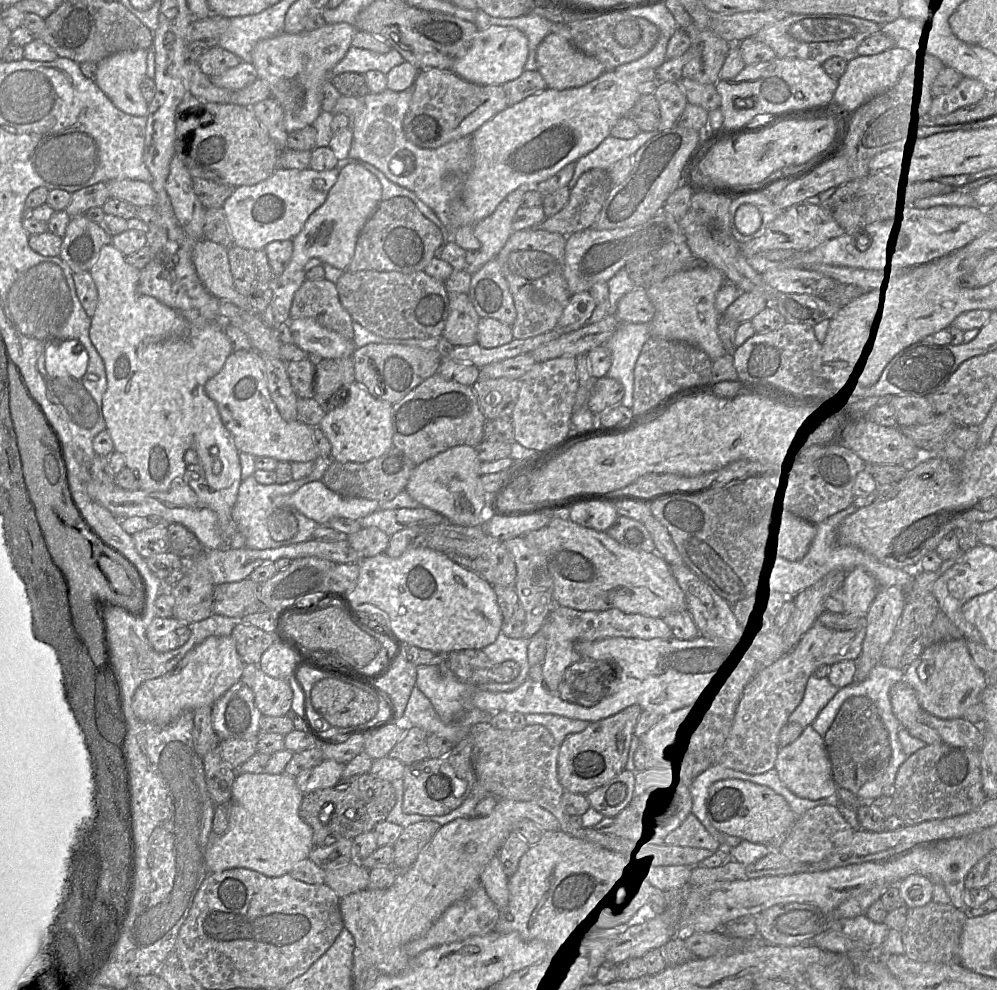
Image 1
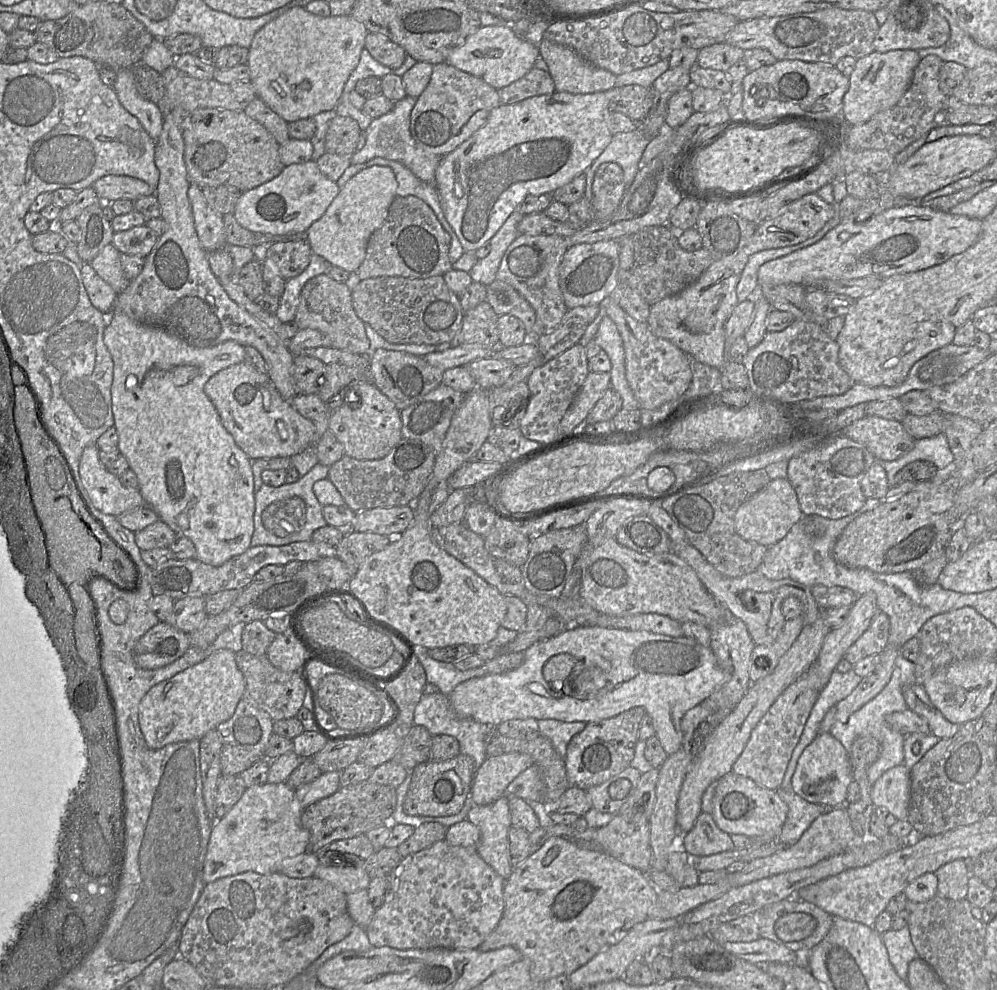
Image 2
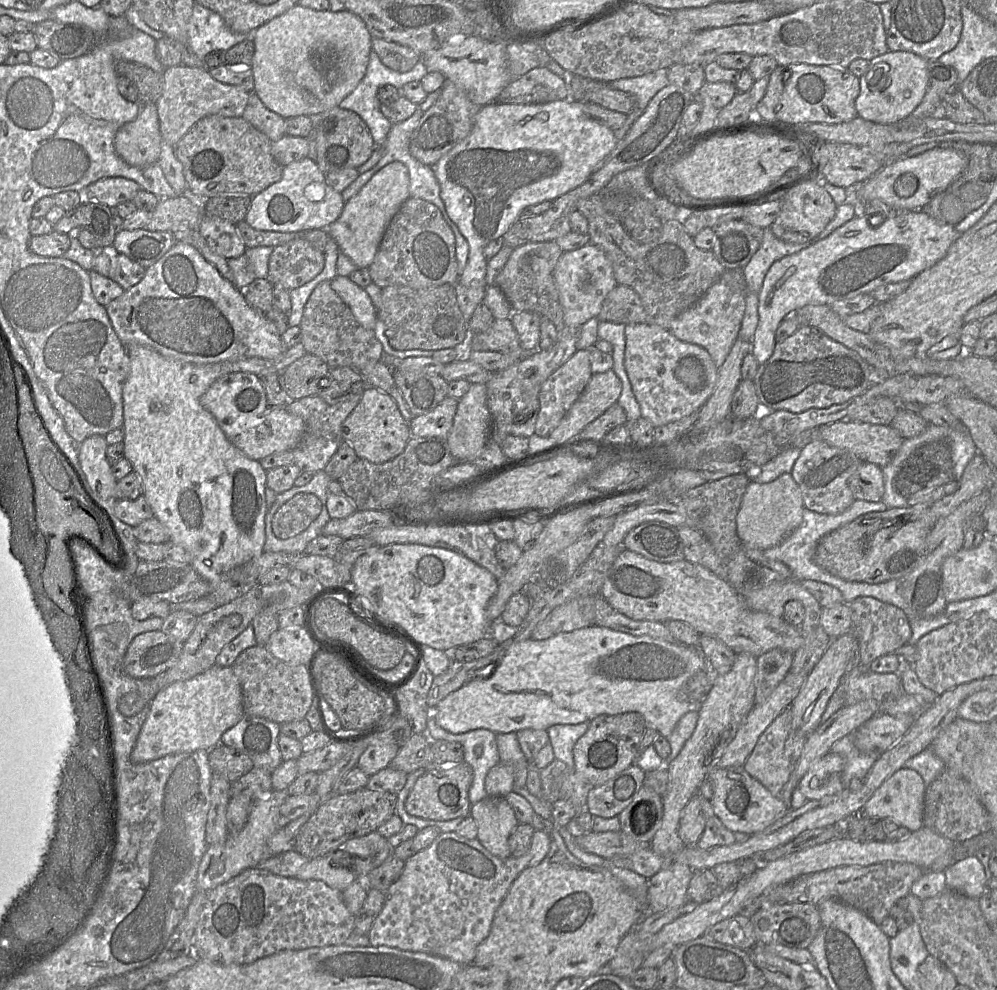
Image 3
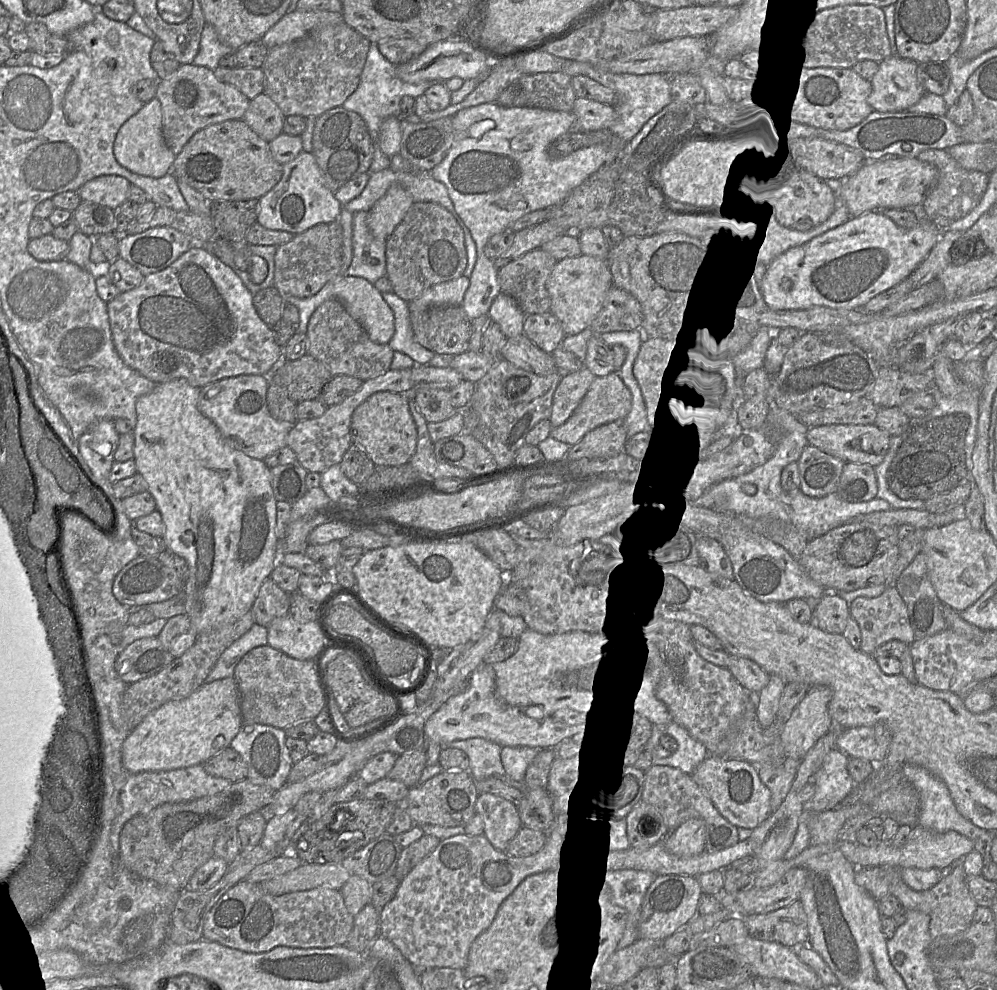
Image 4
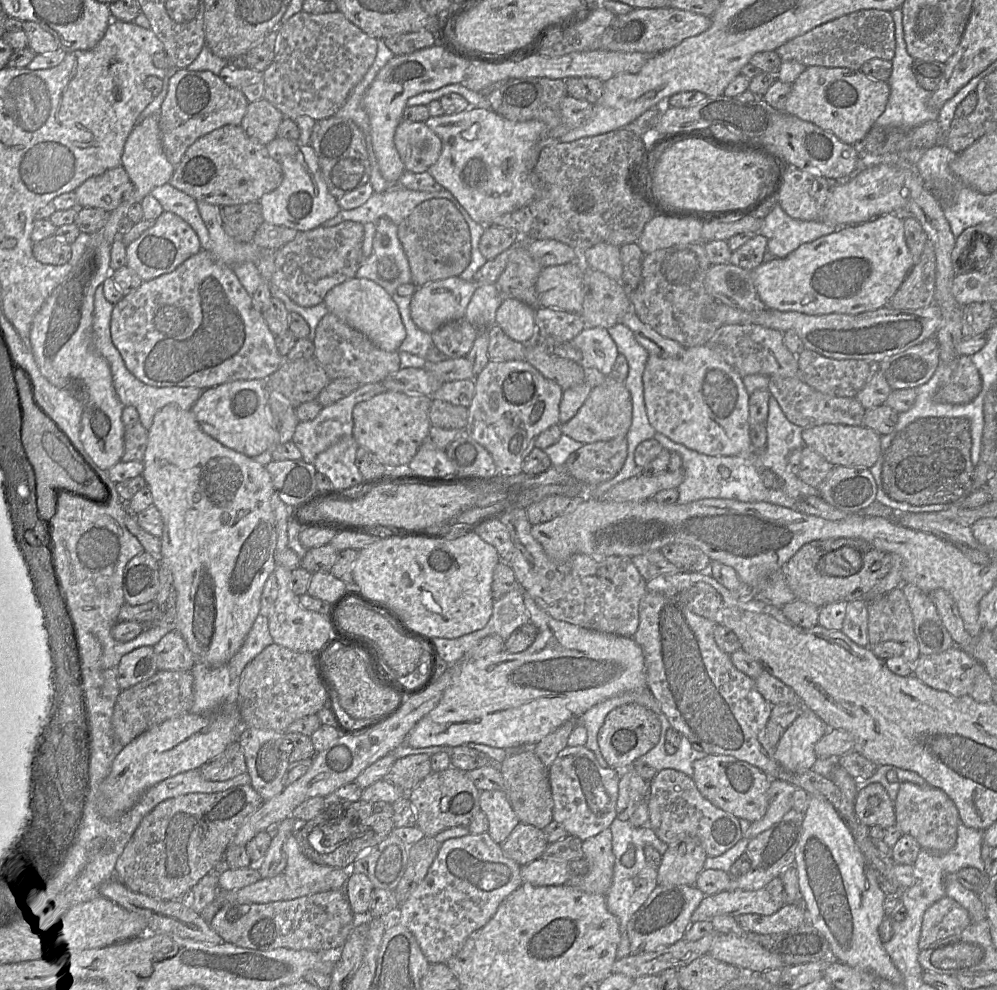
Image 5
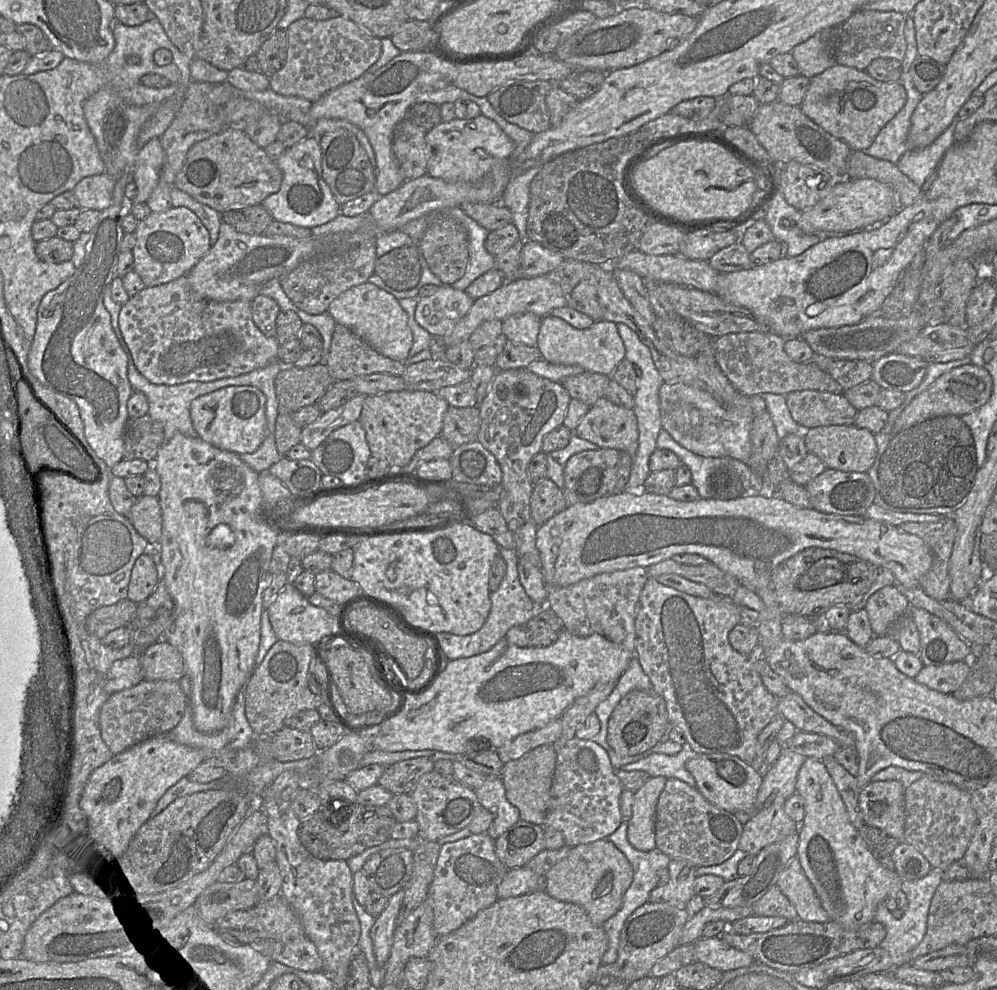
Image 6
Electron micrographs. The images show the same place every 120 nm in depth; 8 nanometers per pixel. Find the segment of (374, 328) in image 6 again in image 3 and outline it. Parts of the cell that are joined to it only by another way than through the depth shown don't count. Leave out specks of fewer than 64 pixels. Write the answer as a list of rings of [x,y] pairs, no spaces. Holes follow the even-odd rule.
[[[337,275],[331,281],[332,289],[348,305],[355,319],[368,330],[374,330],[378,320],[377,311],[366,290],[349,279]]]

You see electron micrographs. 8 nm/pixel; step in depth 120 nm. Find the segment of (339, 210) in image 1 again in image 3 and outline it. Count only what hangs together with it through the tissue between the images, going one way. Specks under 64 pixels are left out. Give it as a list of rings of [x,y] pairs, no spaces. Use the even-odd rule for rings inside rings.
[[[391,162],[379,171],[347,202],[340,216],[327,227],[339,251],[359,268],[367,268],[373,261],[391,219],[403,202],[409,198],[409,175],[400,162]]]

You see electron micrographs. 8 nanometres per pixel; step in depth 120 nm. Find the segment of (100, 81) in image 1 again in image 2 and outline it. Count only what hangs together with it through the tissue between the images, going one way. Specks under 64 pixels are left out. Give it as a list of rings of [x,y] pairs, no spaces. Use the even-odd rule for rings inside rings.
[[[130,68],[116,70],[113,89],[121,105],[135,116],[153,140],[157,140],[163,128],[164,116],[157,104],[144,99],[137,91]]]

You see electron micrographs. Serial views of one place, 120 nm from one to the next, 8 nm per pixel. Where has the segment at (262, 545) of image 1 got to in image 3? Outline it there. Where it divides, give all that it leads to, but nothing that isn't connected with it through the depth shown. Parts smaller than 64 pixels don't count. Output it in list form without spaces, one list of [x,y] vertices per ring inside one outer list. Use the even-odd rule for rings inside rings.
[[[324,470],[317,471],[306,485],[293,486],[277,494],[265,518],[265,552],[305,553],[307,544],[322,534],[323,527],[331,519],[326,508],[330,480],[331,478]]]

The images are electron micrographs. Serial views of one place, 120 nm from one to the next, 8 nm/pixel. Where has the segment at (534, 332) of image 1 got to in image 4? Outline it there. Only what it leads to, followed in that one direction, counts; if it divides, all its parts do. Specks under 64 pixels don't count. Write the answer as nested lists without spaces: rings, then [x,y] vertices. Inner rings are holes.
[[[541,248],[528,251],[497,270],[501,292],[511,296],[526,315],[550,312],[546,281],[556,262]]]

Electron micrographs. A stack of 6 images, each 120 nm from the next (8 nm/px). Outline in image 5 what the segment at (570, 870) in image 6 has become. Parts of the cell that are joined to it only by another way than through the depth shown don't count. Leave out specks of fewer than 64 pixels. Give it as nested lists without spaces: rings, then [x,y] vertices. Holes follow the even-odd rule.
[[[610,828],[583,841],[582,850],[588,872],[572,876],[567,884],[588,893],[606,895],[612,884],[615,863]]]

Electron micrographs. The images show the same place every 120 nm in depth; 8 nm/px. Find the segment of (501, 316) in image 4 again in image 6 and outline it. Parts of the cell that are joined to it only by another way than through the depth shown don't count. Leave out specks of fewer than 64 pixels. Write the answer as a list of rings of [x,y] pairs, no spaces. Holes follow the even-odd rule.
[[[532,313],[509,316],[501,321],[502,333],[512,343],[534,347],[541,319]]]

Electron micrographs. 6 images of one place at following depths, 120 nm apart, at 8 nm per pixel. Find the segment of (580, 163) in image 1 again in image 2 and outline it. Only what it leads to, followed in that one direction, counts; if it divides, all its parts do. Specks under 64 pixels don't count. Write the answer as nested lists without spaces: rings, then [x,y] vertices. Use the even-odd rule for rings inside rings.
[[[639,126],[636,130],[629,133],[618,133],[613,135],[610,144],[583,173],[586,177],[584,197],[592,203],[593,178],[599,166],[603,163],[615,163],[621,168],[626,190],[633,182],[643,152],[653,138],[652,135],[645,134]]]

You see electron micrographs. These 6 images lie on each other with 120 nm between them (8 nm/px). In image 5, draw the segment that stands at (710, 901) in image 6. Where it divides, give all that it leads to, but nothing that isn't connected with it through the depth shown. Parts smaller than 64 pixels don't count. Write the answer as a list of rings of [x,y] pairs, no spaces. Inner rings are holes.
[[[792,808],[779,822],[750,839],[745,852],[751,860],[751,867],[745,875],[732,878],[727,891],[755,891],[762,889],[774,878],[780,877],[786,868],[792,866],[795,860],[796,848],[802,834],[803,820],[804,814]]]

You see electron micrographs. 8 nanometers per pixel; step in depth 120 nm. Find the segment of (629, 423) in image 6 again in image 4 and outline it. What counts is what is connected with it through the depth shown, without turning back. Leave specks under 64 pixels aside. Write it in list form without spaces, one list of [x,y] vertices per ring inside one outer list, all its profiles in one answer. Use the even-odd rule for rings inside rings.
[[[616,371],[604,376],[595,376],[578,407],[562,425],[552,428],[550,436],[573,446],[595,428],[617,420],[624,420],[630,409],[631,394]]]

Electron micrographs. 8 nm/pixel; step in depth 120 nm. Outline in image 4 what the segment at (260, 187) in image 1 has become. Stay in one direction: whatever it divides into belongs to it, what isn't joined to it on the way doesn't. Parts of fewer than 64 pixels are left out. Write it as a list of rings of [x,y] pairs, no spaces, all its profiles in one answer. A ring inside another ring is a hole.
[[[302,151],[295,159],[283,164],[281,180],[259,199],[257,223],[267,229],[284,230],[293,234],[300,234],[317,224],[338,221],[342,206],[334,196],[334,193],[326,186],[314,154]]]

